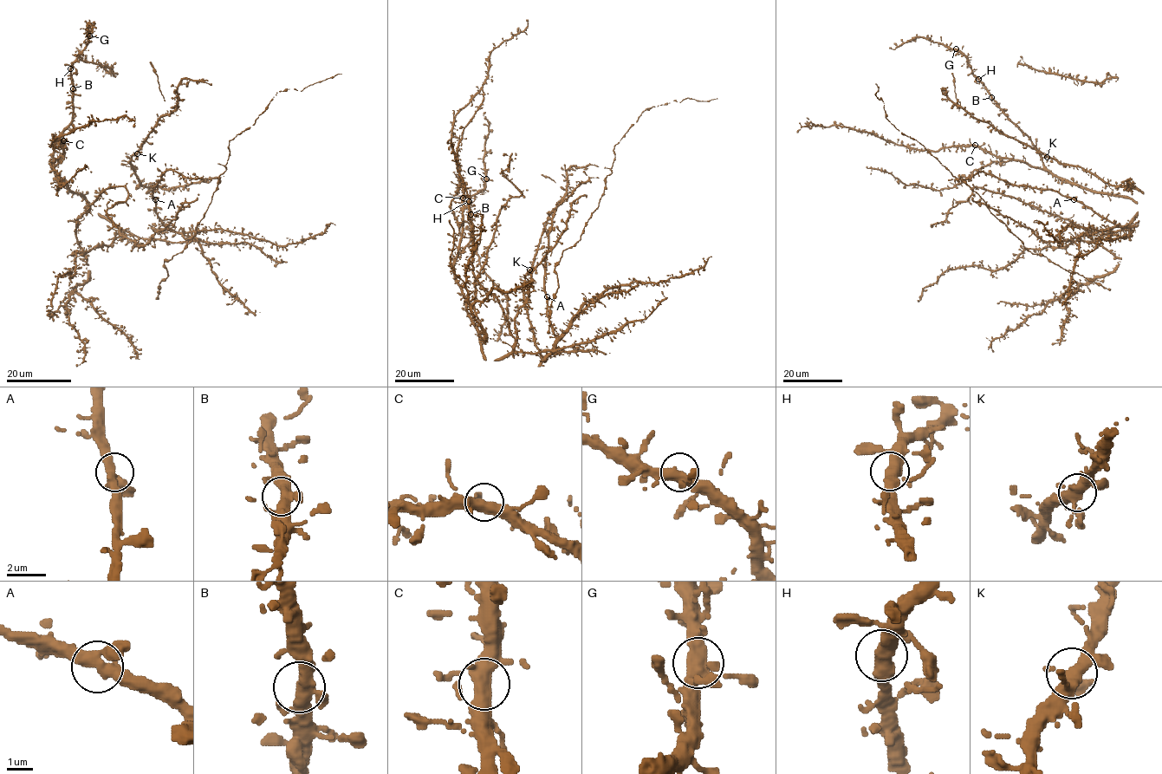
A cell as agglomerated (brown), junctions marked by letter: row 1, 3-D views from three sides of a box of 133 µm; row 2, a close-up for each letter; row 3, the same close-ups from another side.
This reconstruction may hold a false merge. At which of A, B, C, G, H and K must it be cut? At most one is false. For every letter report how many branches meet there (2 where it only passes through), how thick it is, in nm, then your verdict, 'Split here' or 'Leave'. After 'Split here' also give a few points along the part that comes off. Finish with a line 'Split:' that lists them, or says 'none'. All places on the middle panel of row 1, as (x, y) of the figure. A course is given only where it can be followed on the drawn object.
A: Branches: 3. Thickness 360 nm. Leave
B: Branches: 3. Thickness 360 nm. Leave
C: Branches: 3. Thickness 360 nm. Leave
G: Branches: 3. Thickness 380 nm. Leave
H: Branches: 3. Thickness 360 nm. Leave
K: Branches: 3. Thickness 360 nm. Leave
Split: none

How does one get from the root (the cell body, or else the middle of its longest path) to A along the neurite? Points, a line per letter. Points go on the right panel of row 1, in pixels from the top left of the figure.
A: (1130, 234), (1127, 236), (1129, 232), (1126, 227), (1115, 226), (1074, 199)

